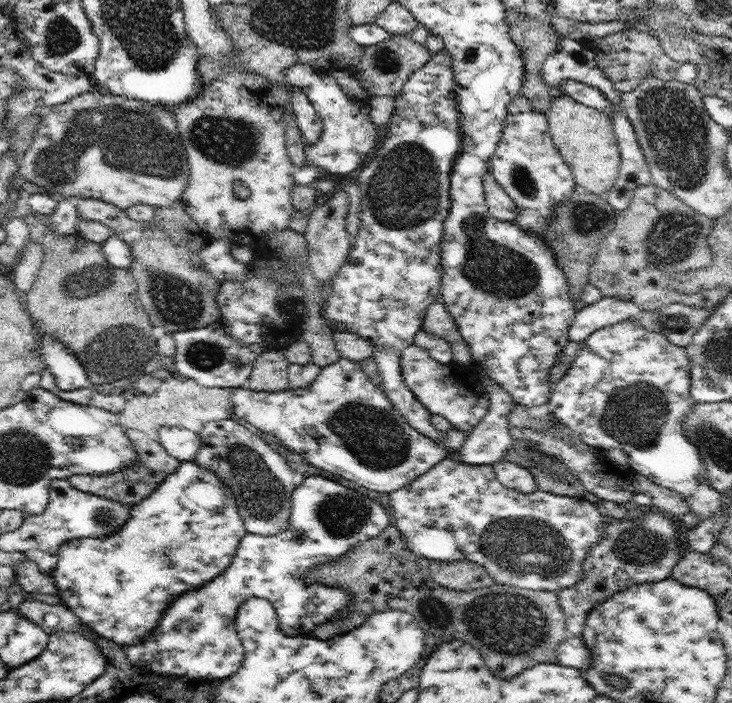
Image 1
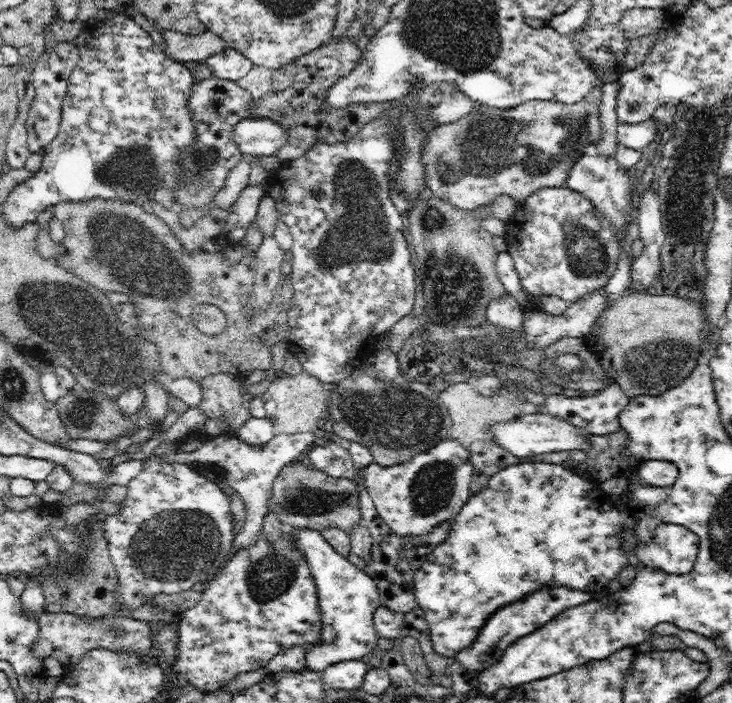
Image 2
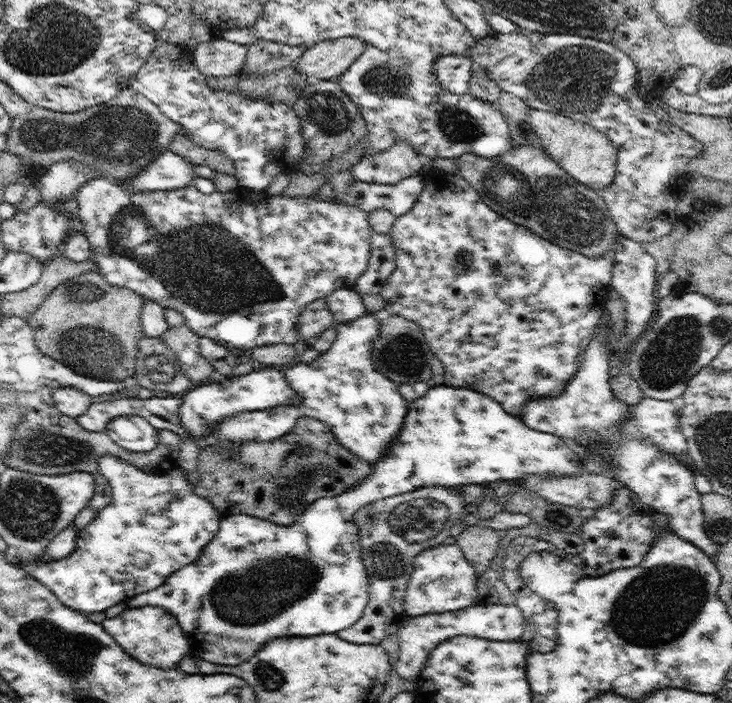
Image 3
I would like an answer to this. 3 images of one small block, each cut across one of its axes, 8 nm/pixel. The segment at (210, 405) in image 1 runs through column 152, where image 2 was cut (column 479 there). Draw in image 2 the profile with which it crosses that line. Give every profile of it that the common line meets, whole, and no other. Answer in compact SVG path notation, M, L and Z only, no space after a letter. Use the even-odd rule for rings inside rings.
M361 365L350 377L337 384L336 390L328 398L327 410L330 413L330 428L343 439L344 443L354 441L370 449L373 460L380 466L399 465L410 462L416 454L431 449L437 442L446 438L455 438L467 451L473 464L470 482L470 494L479 493L488 481L500 470L520 464L520 457L514 456L502 448L489 433L491 426L500 421L510 421L516 417L512 402L516 396L512 394L495 395L490 397L478 393L472 385L464 382L444 381L444 389L439 395L434 388L418 380L410 380L406 375L398 375L390 382L382 381L375 376L373 366Z

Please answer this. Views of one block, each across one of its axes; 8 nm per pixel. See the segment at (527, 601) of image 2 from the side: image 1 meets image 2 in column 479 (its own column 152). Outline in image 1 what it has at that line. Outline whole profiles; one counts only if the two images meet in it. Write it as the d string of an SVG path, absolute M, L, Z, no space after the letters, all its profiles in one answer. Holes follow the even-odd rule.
M306 476L293 492L288 530L276 536L262 536L247 532L240 540L230 567L226 568L220 577L214 578L214 581L208 585L192 590L192 594L182 594L182 598L178 598L174 606L166 610L164 614L166 618L164 616L160 618L157 630L154 630L146 641L136 646L122 646L128 660L133 666L157 674L224 679L232 676L238 672L245 658L244 648L237 632L236 614L242 602L253 597L265 599L272 604L280 622L279 628L285 636L302 637L312 634L316 626L334 617L336 610L345 608L351 600L351 595L347 590L326 587L315 582L307 584L305 572L322 563L342 557L361 542L376 538L388 527L390 516L377 500L380 500L380 492L375 490L370 494L363 494L326 477Z

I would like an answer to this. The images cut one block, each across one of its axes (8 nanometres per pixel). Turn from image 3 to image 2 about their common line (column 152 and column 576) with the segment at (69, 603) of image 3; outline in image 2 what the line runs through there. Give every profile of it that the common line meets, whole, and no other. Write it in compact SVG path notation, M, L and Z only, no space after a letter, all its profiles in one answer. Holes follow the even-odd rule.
M528 460L500 470L484 489L471 495L451 522L446 540L428 554L414 576L417 606L428 623L434 651L442 656L455 657L475 642L491 614L504 604L540 590L540 586L568 586L568 589L588 592L596 584L608 586L626 566L633 566L636 570L656 568L676 575L693 570L700 546L696 533L682 525L663 523L656 527L650 542L641 542L634 533L637 546L626 551L620 541L620 530L635 530L636 521L637 518L626 510L616 509L599 483L582 478L578 472L562 465Z

